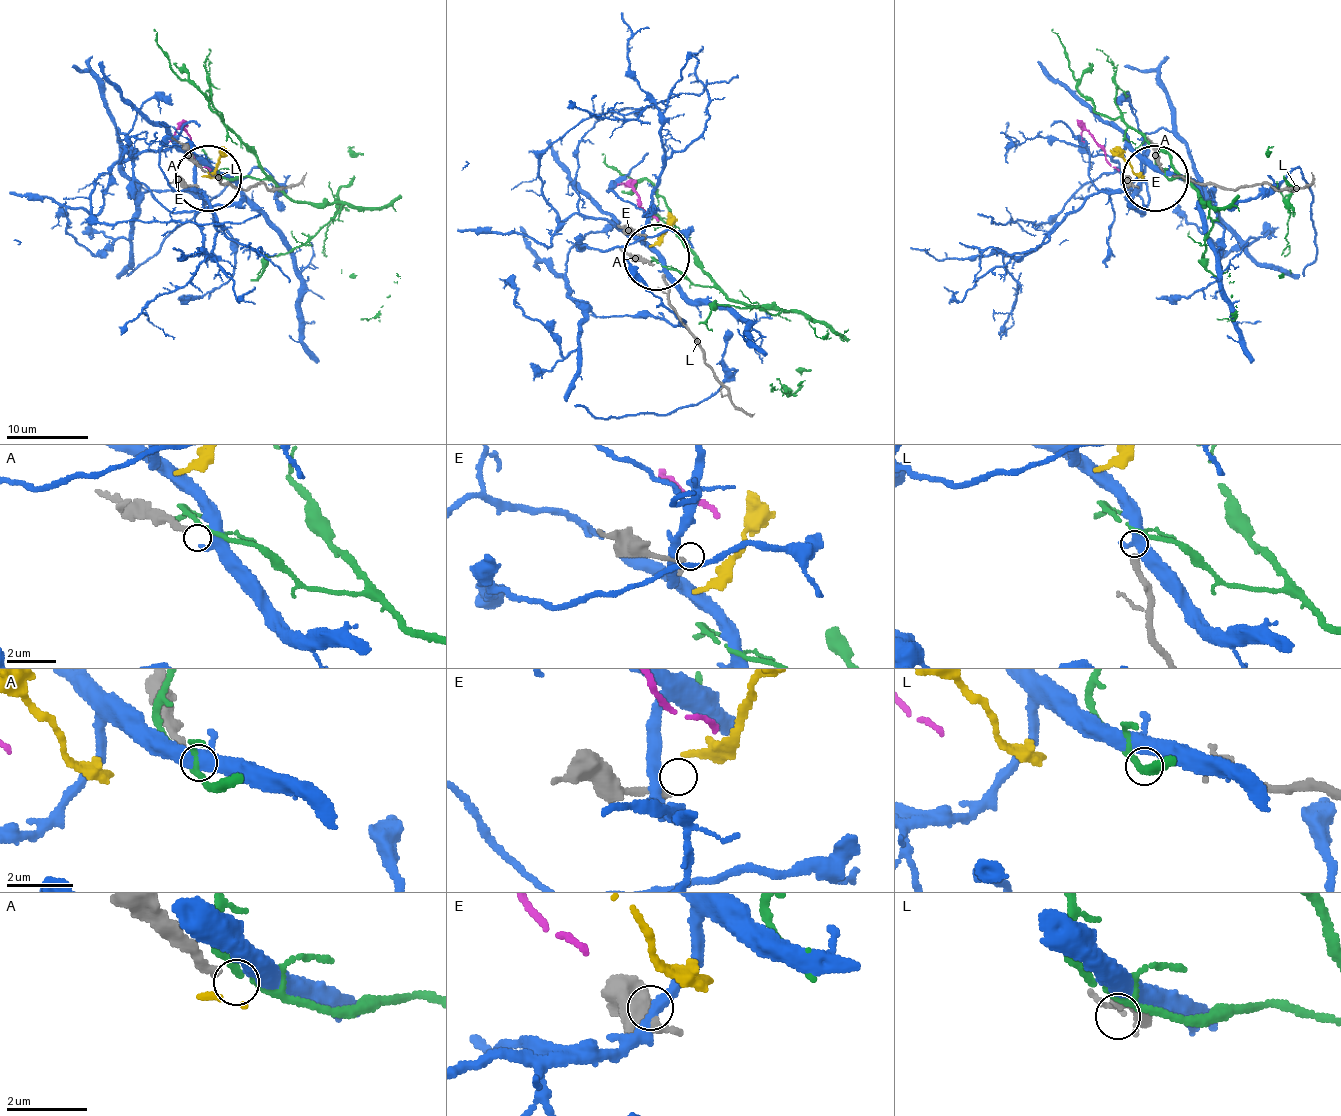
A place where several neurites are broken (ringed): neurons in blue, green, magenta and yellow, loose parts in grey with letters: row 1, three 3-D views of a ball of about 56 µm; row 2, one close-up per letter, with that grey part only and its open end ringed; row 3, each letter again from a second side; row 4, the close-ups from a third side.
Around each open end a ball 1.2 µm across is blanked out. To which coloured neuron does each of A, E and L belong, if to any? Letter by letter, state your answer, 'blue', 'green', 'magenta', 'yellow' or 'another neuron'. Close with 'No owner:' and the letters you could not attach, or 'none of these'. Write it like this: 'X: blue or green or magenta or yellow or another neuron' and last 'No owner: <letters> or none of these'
A: another neuron
E: another neuron
L: another neuron
No owner: A, E, L

